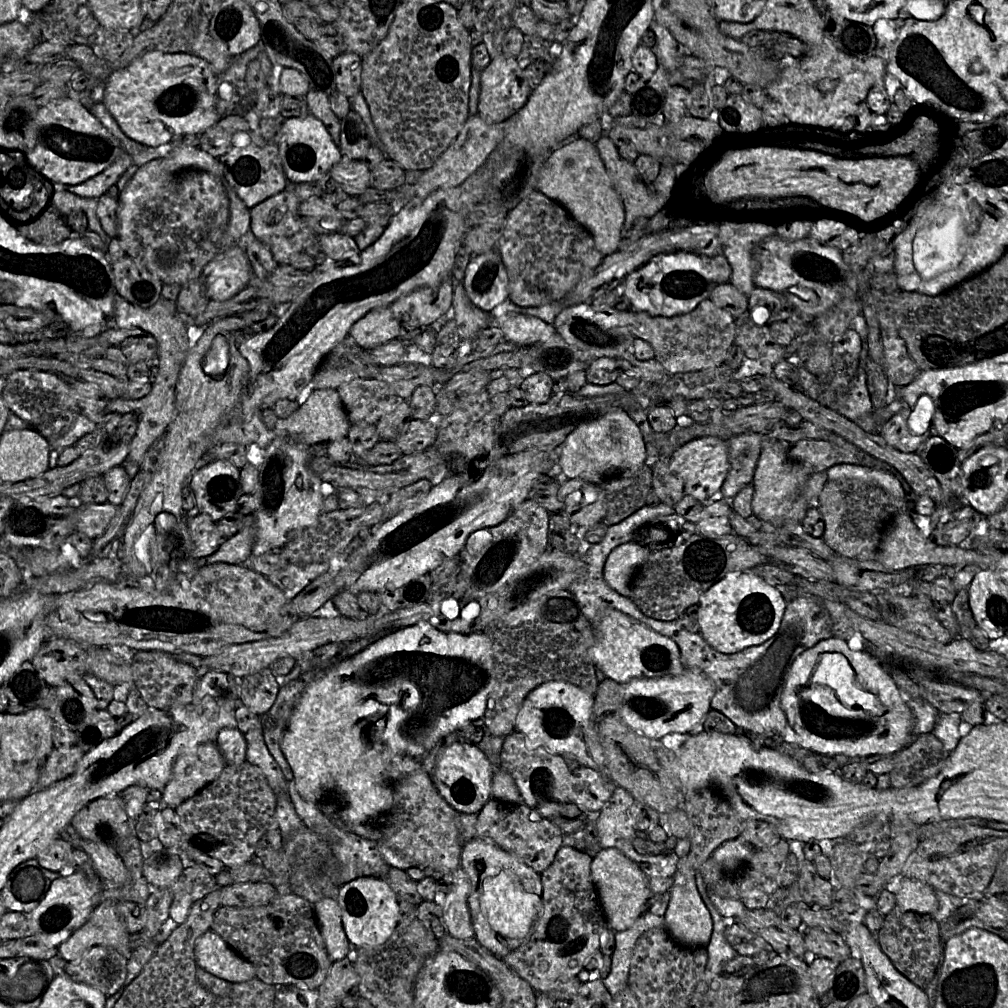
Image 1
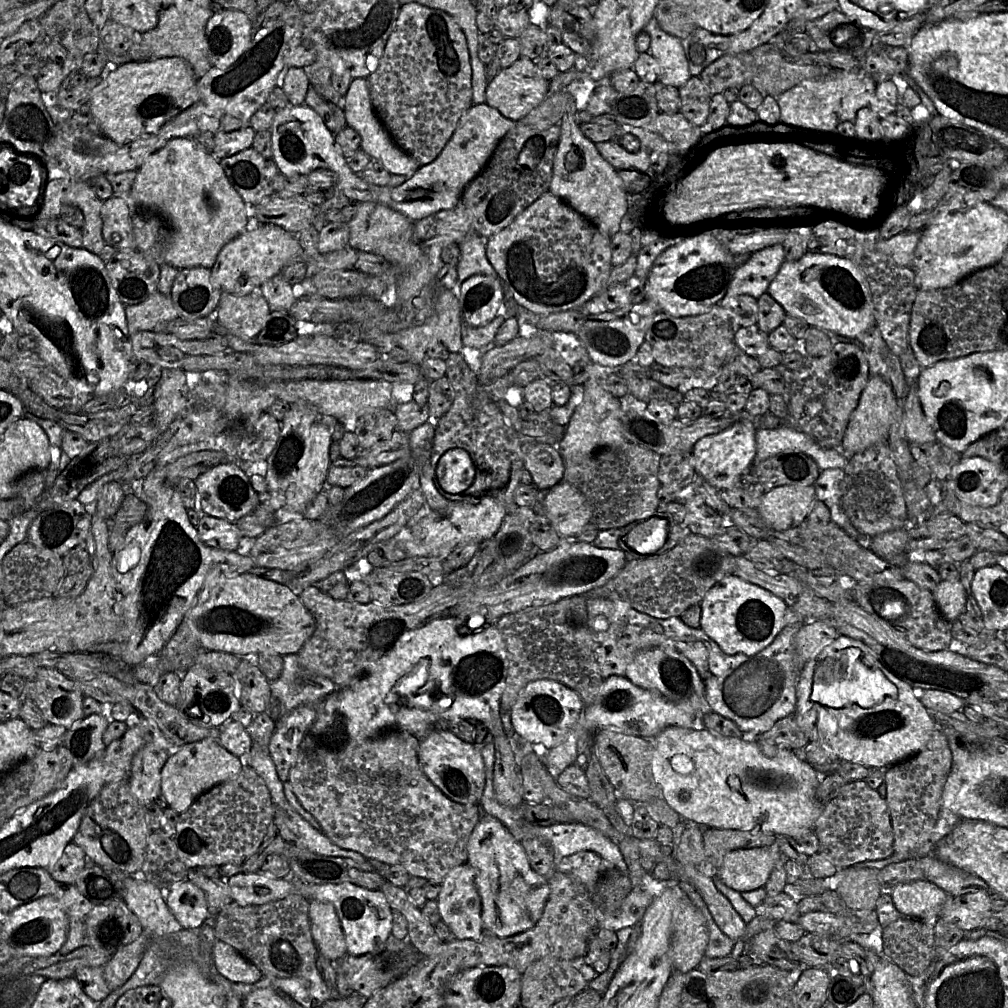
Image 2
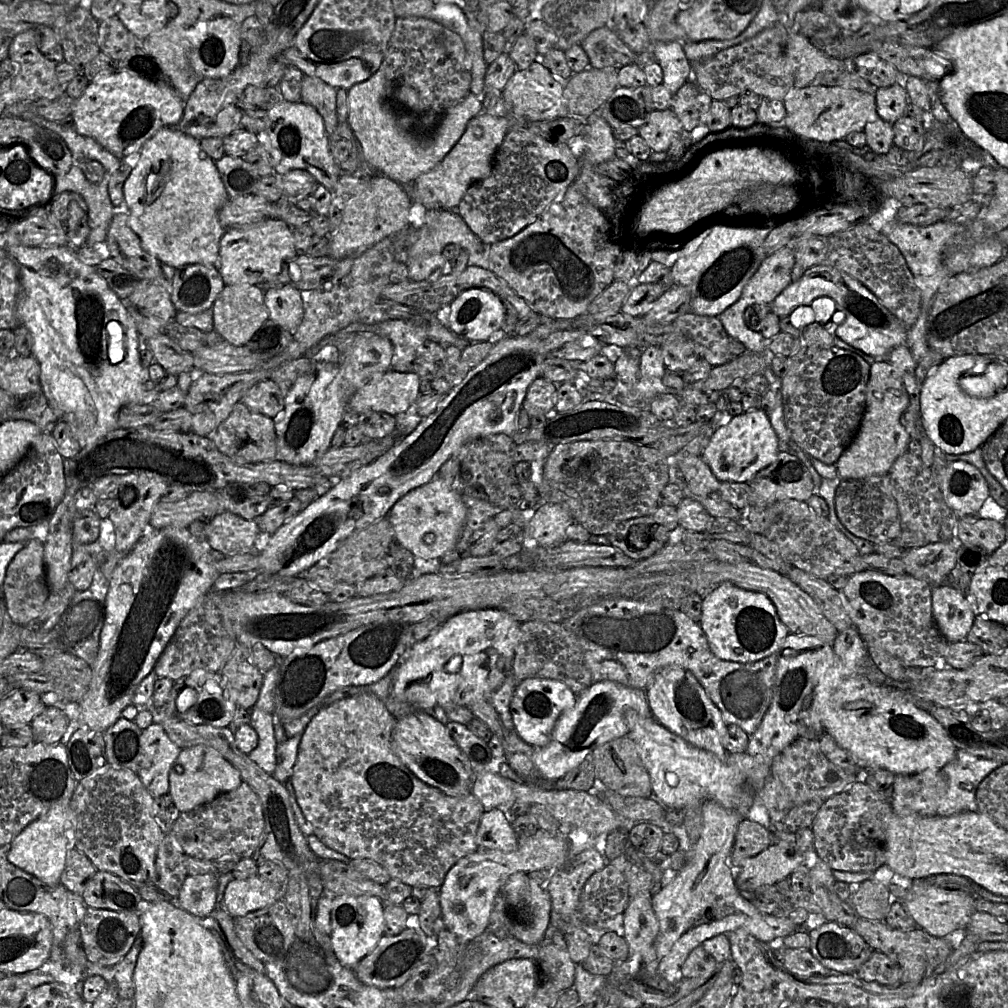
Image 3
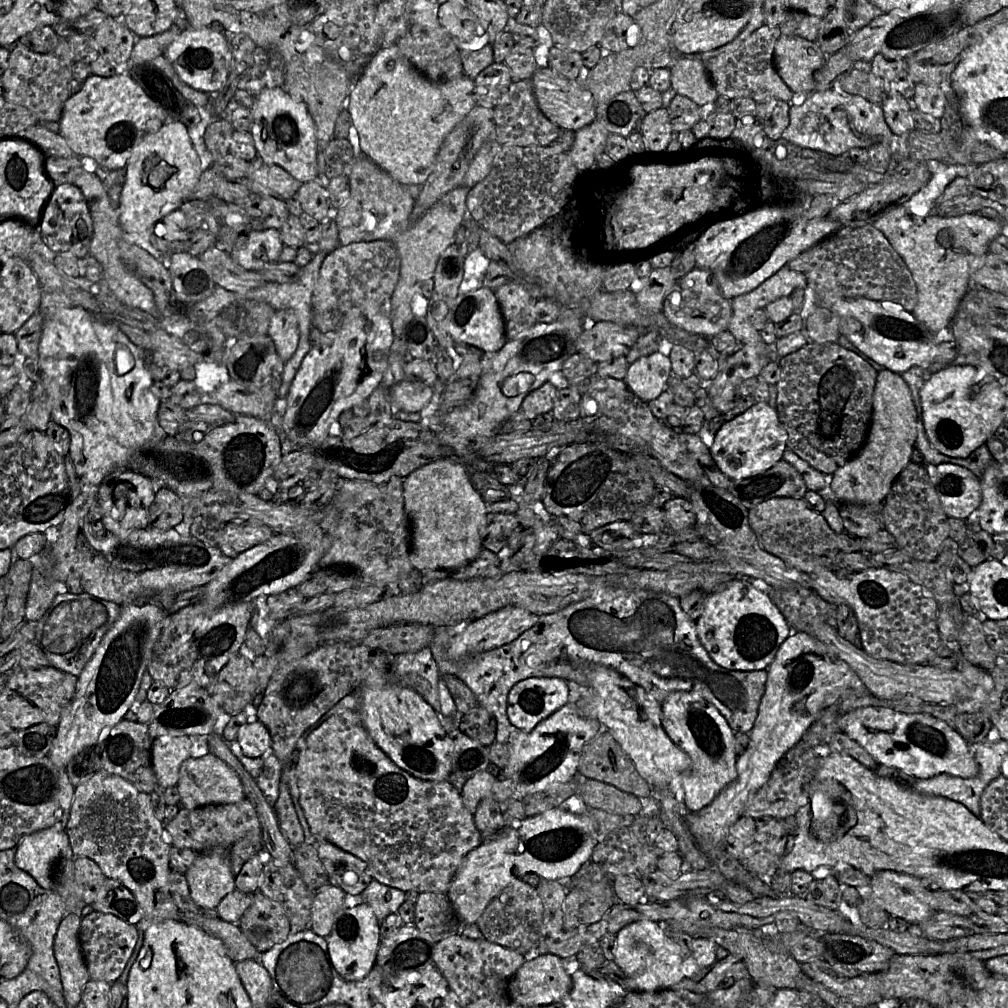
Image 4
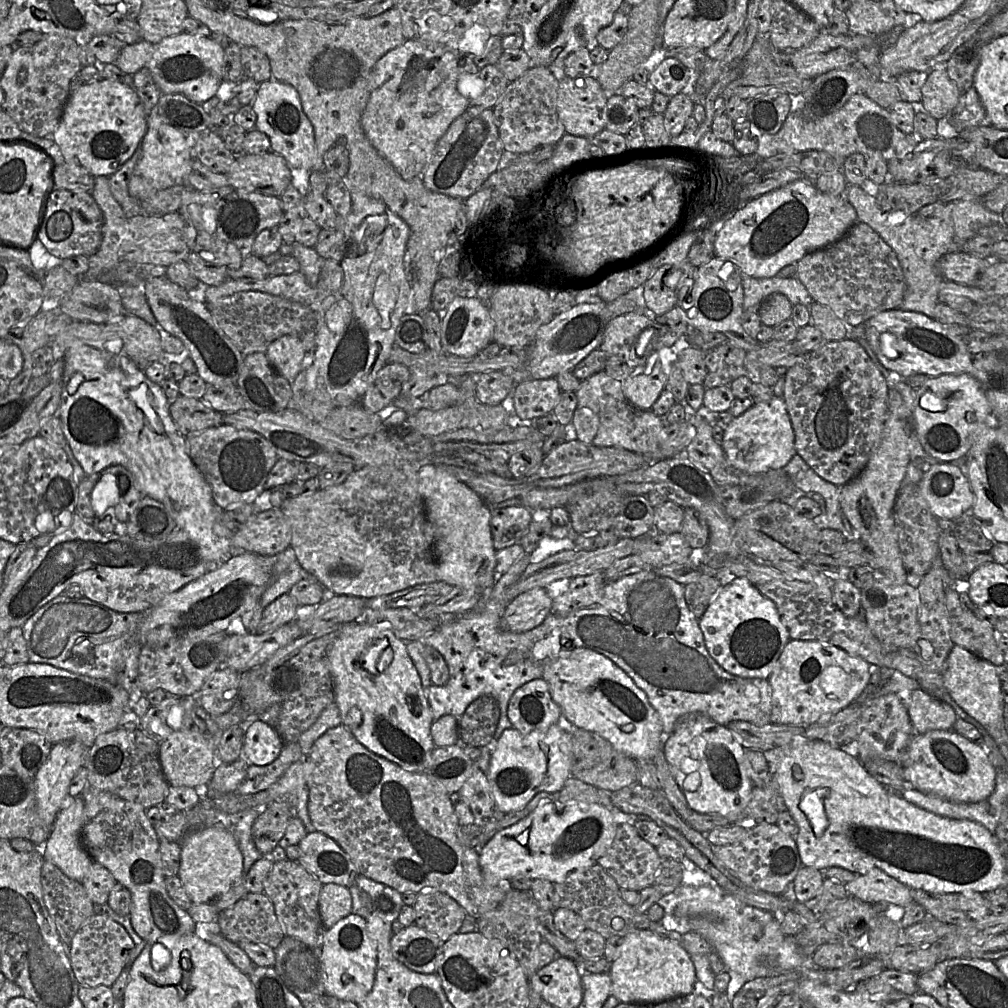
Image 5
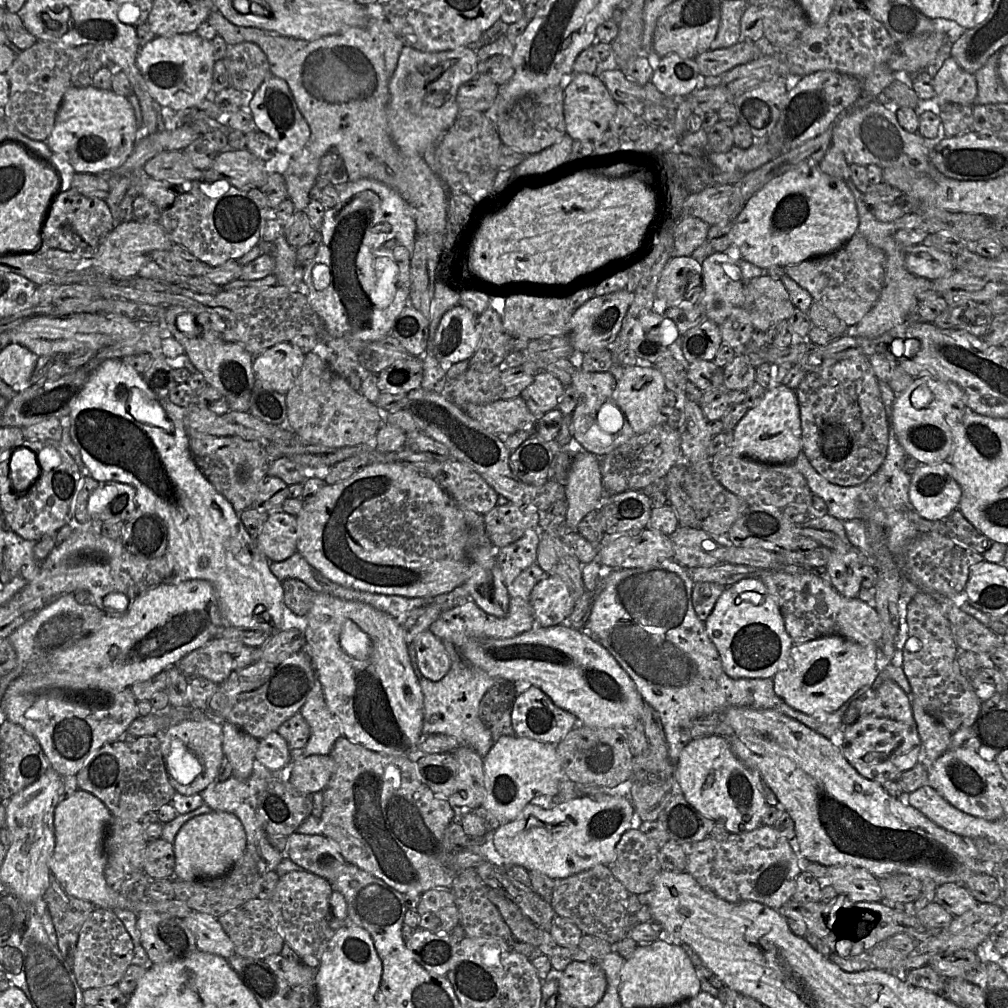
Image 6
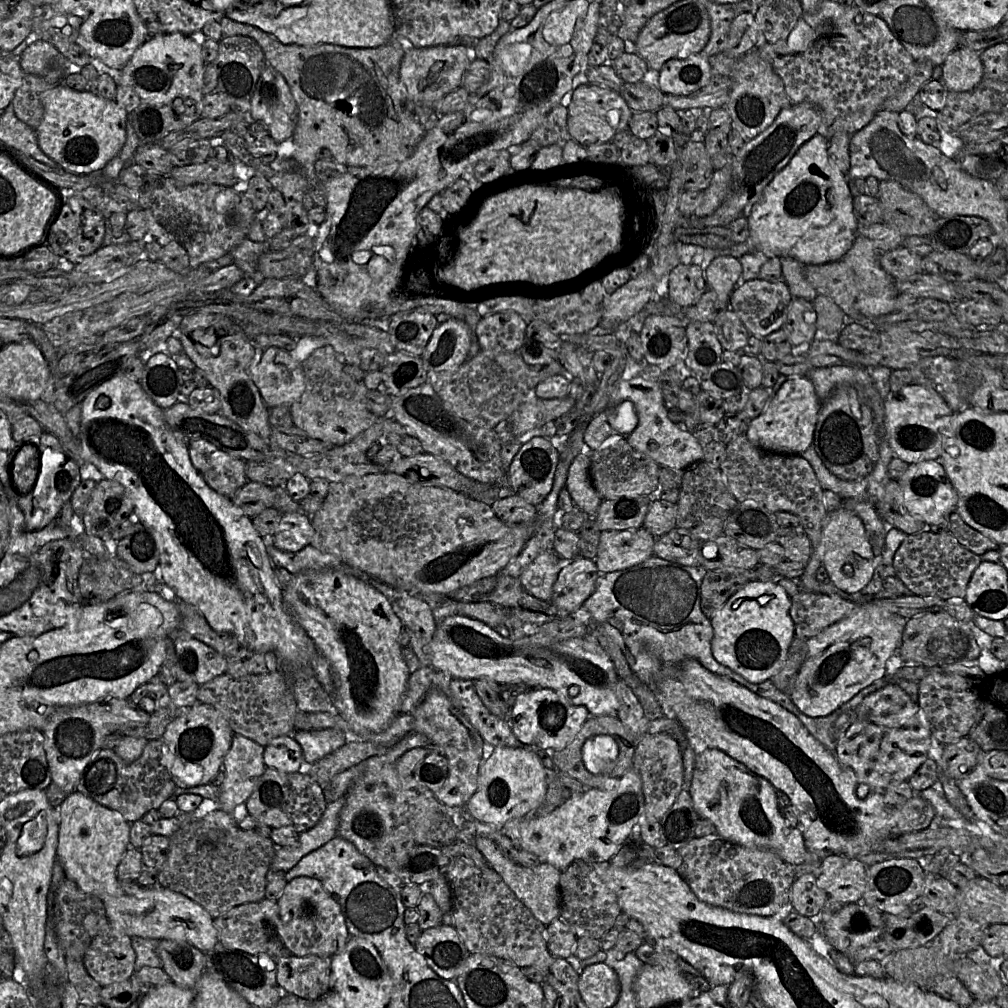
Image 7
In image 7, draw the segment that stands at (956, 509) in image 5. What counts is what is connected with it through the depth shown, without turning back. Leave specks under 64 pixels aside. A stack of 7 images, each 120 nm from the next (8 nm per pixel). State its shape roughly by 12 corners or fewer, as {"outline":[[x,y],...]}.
{"outline":[[939,460],[910,464],[897,481],[908,512],[926,525],[956,509]]}

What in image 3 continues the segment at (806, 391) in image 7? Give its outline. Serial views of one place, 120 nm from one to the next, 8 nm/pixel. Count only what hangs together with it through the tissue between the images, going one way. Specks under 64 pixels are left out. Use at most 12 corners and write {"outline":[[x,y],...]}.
{"outline":[[764,409],[727,417],[702,458],[720,482],[749,482],[779,453]]}

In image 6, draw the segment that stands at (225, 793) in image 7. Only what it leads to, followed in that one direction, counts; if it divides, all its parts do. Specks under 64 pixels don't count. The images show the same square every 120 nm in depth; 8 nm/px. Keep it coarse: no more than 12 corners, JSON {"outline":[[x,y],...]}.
{"outline":[[222,725],[223,752],[233,776],[254,769],[259,740],[238,726]]}

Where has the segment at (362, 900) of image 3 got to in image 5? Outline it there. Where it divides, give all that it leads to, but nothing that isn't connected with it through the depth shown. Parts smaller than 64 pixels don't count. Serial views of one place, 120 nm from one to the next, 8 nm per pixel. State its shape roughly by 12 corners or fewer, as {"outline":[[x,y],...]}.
{"outline":[[350,913],[326,930],[327,995],[358,1003],[371,991],[377,950]]}

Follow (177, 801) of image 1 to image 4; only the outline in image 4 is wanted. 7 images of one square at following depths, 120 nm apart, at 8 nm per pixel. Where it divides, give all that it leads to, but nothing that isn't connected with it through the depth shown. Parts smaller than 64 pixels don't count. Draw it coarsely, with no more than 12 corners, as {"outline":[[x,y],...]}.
{"outline":[[208,752],[179,771],[180,807],[246,798],[238,774]]}

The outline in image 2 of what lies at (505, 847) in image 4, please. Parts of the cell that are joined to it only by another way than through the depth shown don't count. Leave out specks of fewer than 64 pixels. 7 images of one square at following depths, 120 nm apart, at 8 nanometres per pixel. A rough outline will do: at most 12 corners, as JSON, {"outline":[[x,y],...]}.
{"outline":[[466,862],[441,883],[441,919],[455,939],[483,933],[482,902]]}

